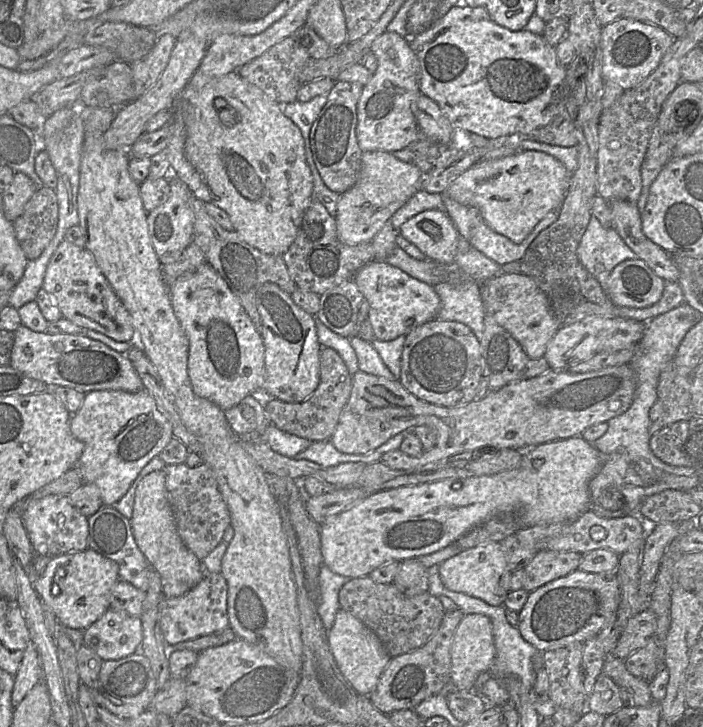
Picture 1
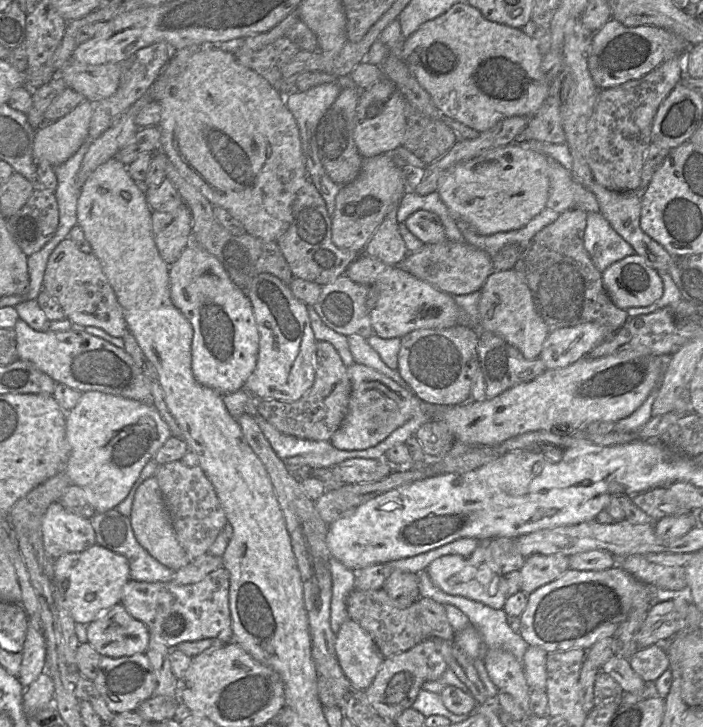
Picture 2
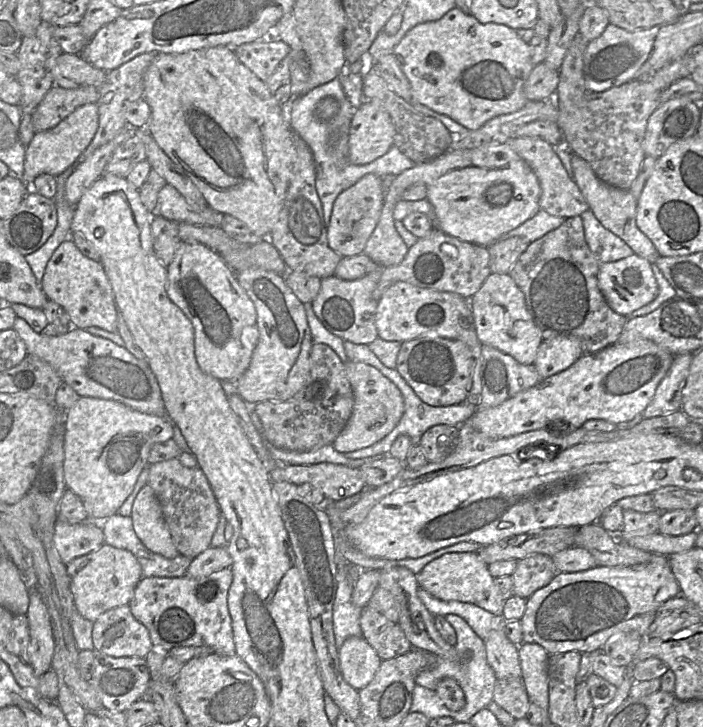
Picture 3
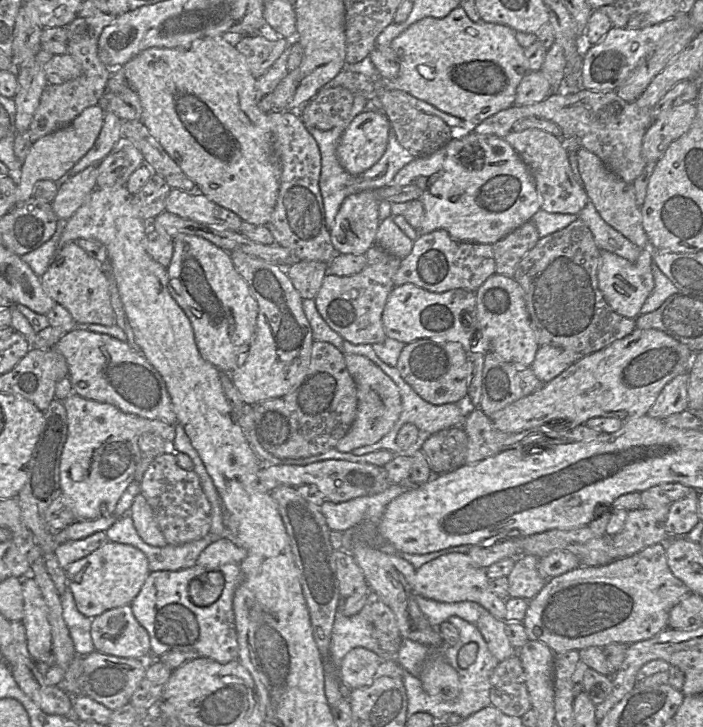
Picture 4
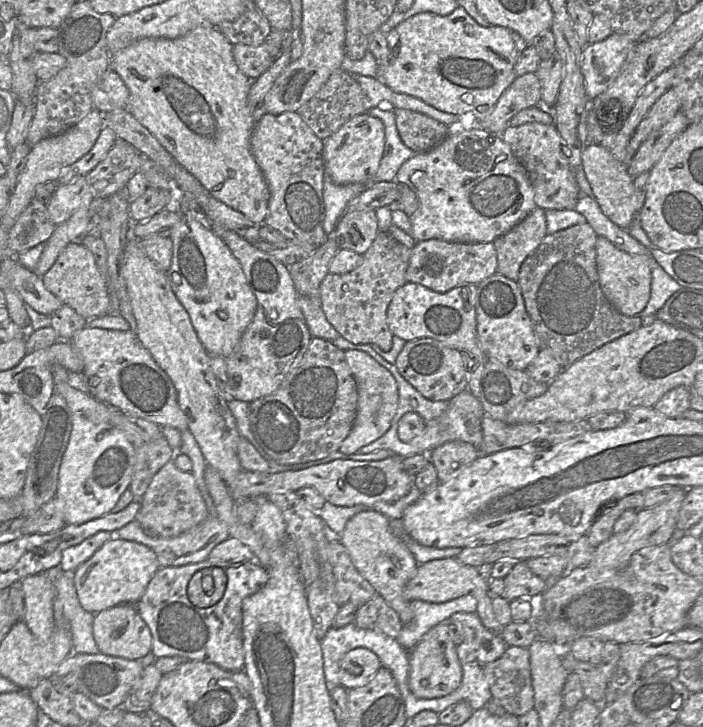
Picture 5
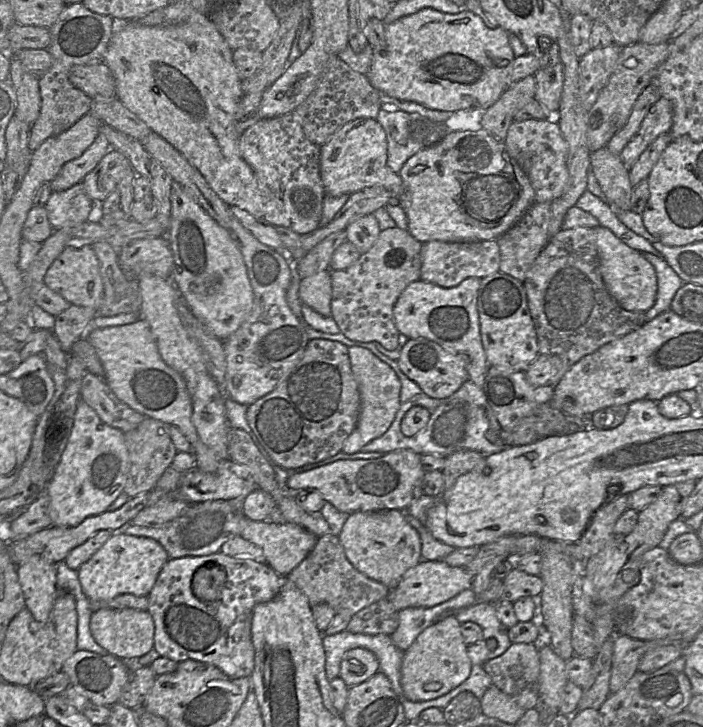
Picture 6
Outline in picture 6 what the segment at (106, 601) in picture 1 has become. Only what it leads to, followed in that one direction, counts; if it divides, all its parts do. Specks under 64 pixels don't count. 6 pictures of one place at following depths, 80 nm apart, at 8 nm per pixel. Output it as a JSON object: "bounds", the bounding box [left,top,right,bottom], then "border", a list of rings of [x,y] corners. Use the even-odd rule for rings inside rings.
{"bounds":[78,532,168,601],"border":[[[123,532],[113,533],[91,558],[79,567],[78,579],[84,595],[92,601],[110,600],[121,594],[131,594],[137,597],[147,596],[163,565],[168,560],[166,550],[152,538],[132,536]]]}

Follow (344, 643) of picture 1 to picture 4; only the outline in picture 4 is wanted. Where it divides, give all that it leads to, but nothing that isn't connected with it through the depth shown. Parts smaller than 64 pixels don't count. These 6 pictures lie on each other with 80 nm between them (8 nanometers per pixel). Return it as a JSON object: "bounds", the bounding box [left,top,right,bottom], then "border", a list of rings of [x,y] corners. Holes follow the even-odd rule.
{"bounds":[339,648,382,691],"border":[[[364,648],[351,649],[339,666],[339,679],[348,691],[368,684],[374,677],[382,659],[374,652]]]}

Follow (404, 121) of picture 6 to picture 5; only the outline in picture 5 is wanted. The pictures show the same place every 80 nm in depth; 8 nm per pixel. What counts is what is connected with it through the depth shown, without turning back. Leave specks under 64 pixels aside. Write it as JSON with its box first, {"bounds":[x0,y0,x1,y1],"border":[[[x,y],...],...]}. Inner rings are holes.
{"bounds":[368,106,417,182],"border":[[[376,106],[371,108],[368,113],[380,119],[385,128],[384,153],[373,182],[394,181],[402,164],[417,153],[402,142],[397,130],[393,110],[385,111]]]}

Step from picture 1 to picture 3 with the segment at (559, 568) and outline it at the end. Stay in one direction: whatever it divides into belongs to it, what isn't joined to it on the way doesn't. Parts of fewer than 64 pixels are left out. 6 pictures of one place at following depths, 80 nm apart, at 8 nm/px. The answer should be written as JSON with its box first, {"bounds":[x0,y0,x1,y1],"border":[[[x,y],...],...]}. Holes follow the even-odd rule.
{"bounds":[512,555,557,598],"border":[[[529,555],[518,560],[512,576],[513,594],[529,598],[536,590],[546,586],[557,574],[552,556]]]}

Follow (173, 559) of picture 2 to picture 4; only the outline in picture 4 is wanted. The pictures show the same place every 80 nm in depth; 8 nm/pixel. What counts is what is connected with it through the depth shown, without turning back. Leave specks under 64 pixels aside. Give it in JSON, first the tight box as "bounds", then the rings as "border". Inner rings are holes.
{"bounds":[129,493,167,547],"border":[[[141,493],[134,498],[129,515],[138,535],[145,543],[155,547],[167,545],[162,532],[157,526],[153,511]]]}

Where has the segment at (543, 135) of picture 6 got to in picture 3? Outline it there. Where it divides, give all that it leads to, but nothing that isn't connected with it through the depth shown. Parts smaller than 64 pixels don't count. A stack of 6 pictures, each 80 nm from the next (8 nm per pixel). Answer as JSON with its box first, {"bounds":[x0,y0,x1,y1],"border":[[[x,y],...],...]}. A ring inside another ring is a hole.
{"bounds":[507,137,589,218],"border":[[[538,137],[510,138],[507,144],[528,164],[536,175],[541,190],[539,199],[540,209],[550,215],[562,218],[580,216],[589,209],[583,194],[574,180],[568,175],[552,145]]]}

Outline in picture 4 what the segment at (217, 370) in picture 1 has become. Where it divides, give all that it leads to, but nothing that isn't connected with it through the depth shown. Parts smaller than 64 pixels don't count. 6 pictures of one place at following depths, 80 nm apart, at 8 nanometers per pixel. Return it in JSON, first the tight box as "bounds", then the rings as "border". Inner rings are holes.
{"bounds":[167,234,258,372],"border":[[[181,234],[174,238],[174,252],[167,268],[170,294],[189,318],[195,343],[201,357],[220,372],[236,370],[246,355],[255,334],[258,304],[247,282],[236,271],[230,254],[210,241],[195,235]]]}

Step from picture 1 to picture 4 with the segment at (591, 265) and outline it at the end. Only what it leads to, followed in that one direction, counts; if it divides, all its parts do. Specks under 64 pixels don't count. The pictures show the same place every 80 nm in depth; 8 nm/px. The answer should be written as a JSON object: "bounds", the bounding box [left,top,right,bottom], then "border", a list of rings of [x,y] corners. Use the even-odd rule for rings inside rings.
{"bounds":[577,201,643,262],"border":[[[588,201],[577,215],[590,230],[599,250],[616,254],[630,262],[637,260],[643,249],[637,247],[618,231],[609,226]]]}

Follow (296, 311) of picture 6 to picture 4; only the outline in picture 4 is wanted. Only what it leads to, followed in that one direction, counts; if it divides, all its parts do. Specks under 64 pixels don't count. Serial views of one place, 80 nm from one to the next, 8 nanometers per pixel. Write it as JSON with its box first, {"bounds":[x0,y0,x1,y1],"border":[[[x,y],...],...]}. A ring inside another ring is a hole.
{"bounds":[343,340,479,457],"border":[[[344,340],[343,352],[345,354],[355,354],[355,355],[364,356],[368,358],[370,361],[372,361],[374,364],[376,364],[397,385],[400,391],[401,401],[402,401],[402,411],[400,413],[398,420],[395,422],[394,426],[392,427],[392,429],[378,442],[351,451],[351,453],[354,455],[361,456],[379,450],[387,450],[393,453],[394,455],[412,457],[417,450],[421,450],[421,438],[426,438],[431,434],[437,433],[441,430],[450,427],[454,427],[454,426],[461,427],[463,421],[472,412],[473,408],[479,408],[479,406],[478,407],[470,406],[464,404],[463,402],[449,403],[443,405],[433,405],[426,402],[412,389],[412,387],[409,384],[407,384],[403,380],[396,367],[391,367],[386,363],[384,363],[380,358],[378,358],[378,356],[373,351],[372,345],[370,344],[354,345]],[[407,423],[411,423],[417,427],[420,433],[420,442],[419,444],[413,445],[409,449],[403,451],[396,444],[396,436],[399,430],[401,429],[401,427]]]}

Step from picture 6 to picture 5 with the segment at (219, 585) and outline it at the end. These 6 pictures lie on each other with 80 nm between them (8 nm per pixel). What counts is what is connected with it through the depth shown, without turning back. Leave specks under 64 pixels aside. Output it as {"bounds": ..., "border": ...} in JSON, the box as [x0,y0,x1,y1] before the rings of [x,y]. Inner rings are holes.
{"bounds":[187,568,227,608],"border":[[[205,568],[195,572],[191,577],[187,595],[193,605],[208,608],[222,598],[226,584],[227,576],[222,568]]]}

